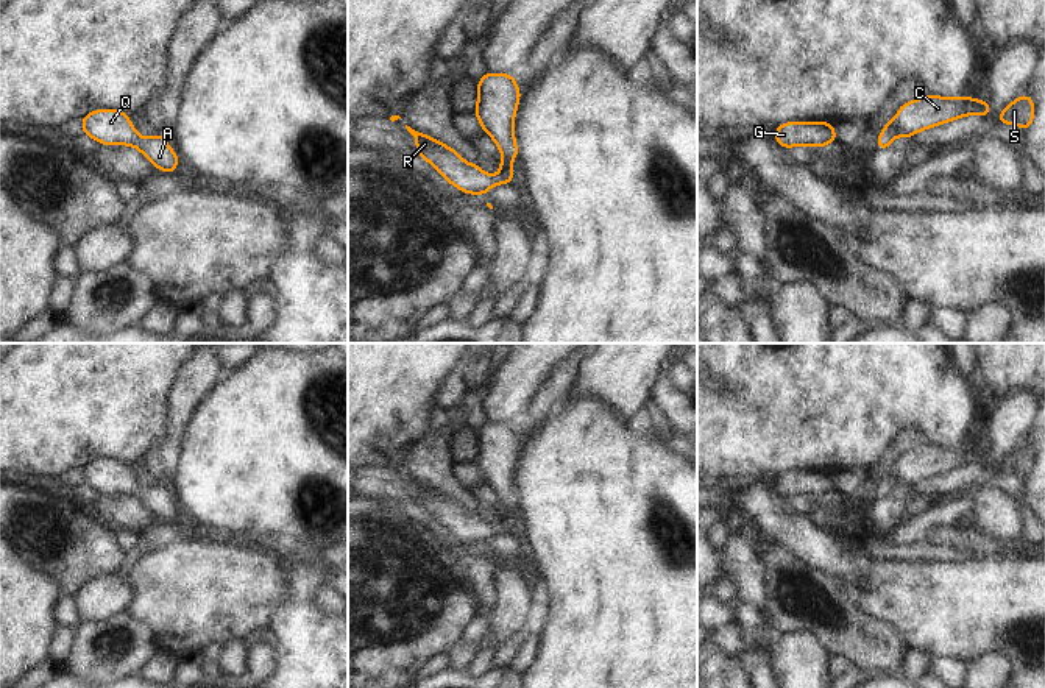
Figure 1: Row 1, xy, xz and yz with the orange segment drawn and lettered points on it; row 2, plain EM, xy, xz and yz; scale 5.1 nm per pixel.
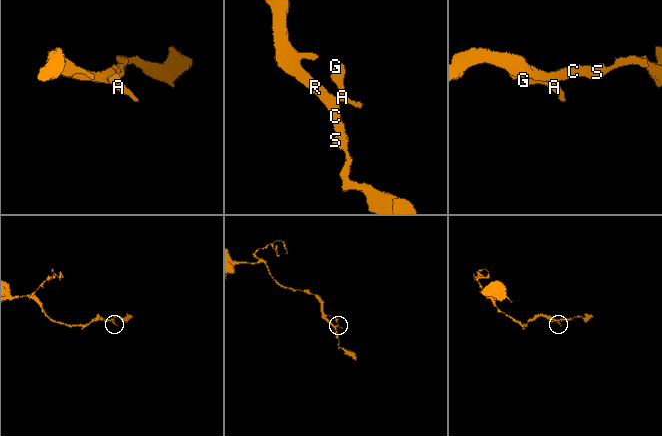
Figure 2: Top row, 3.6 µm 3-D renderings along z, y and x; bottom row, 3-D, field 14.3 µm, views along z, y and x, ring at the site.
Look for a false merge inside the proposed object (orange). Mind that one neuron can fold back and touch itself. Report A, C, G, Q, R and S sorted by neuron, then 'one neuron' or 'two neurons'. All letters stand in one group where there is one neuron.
groups A C G Q R S; one neuron

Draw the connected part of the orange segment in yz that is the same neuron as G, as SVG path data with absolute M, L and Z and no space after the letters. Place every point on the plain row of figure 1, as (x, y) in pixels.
M786 471L775 477L781 498L811 495L820 498L838 490L830 471Z

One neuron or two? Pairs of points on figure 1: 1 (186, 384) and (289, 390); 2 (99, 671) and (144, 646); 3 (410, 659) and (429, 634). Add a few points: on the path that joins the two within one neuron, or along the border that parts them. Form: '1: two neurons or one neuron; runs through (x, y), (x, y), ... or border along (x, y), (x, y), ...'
1: two neurons; border along (222, 378), (191, 415)
2: one neuron; runs through (109, 660), (127, 656), (133, 649)
3: one neuron; runs through (410, 652), (423, 640)

